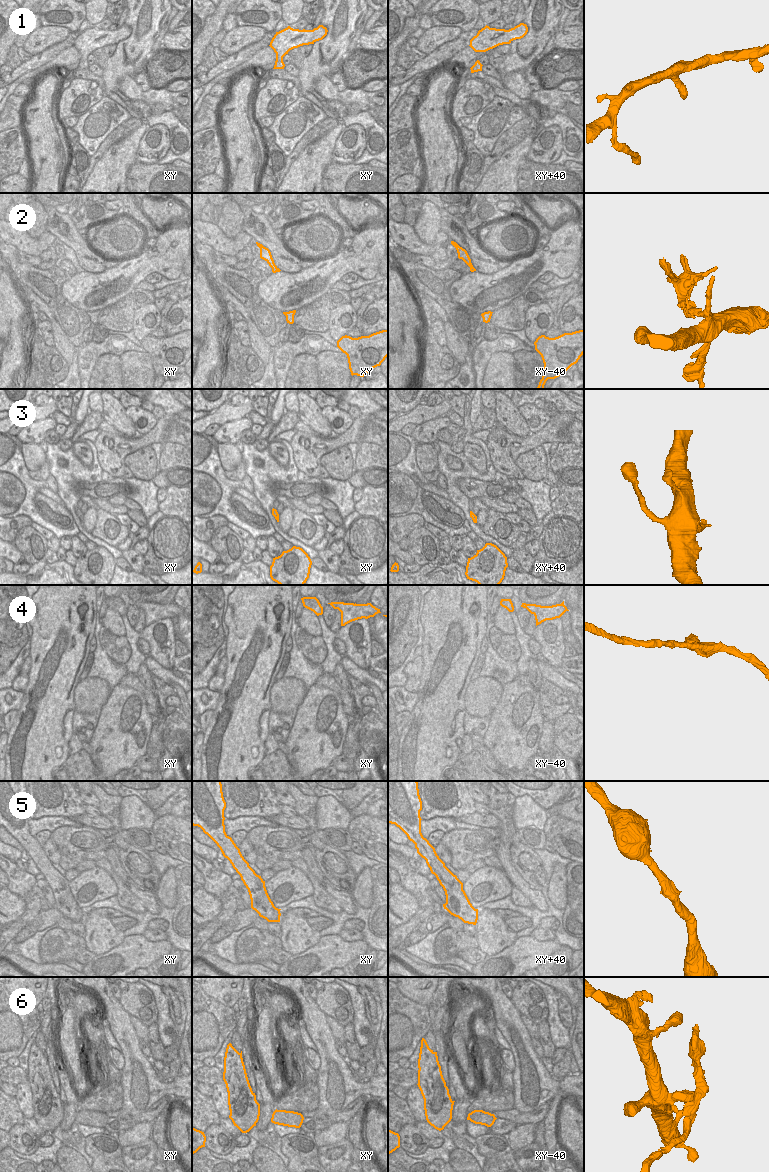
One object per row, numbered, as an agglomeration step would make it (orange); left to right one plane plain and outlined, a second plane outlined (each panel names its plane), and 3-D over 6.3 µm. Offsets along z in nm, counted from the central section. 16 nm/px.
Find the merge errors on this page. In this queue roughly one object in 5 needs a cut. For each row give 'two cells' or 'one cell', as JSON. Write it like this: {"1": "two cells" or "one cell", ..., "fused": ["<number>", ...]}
{"1": "one cell", "2": "two cells", "3": "one cell", "4": "one cell", "5": "one cell", "6": "two cells", "fused": ["2", "6"]}

